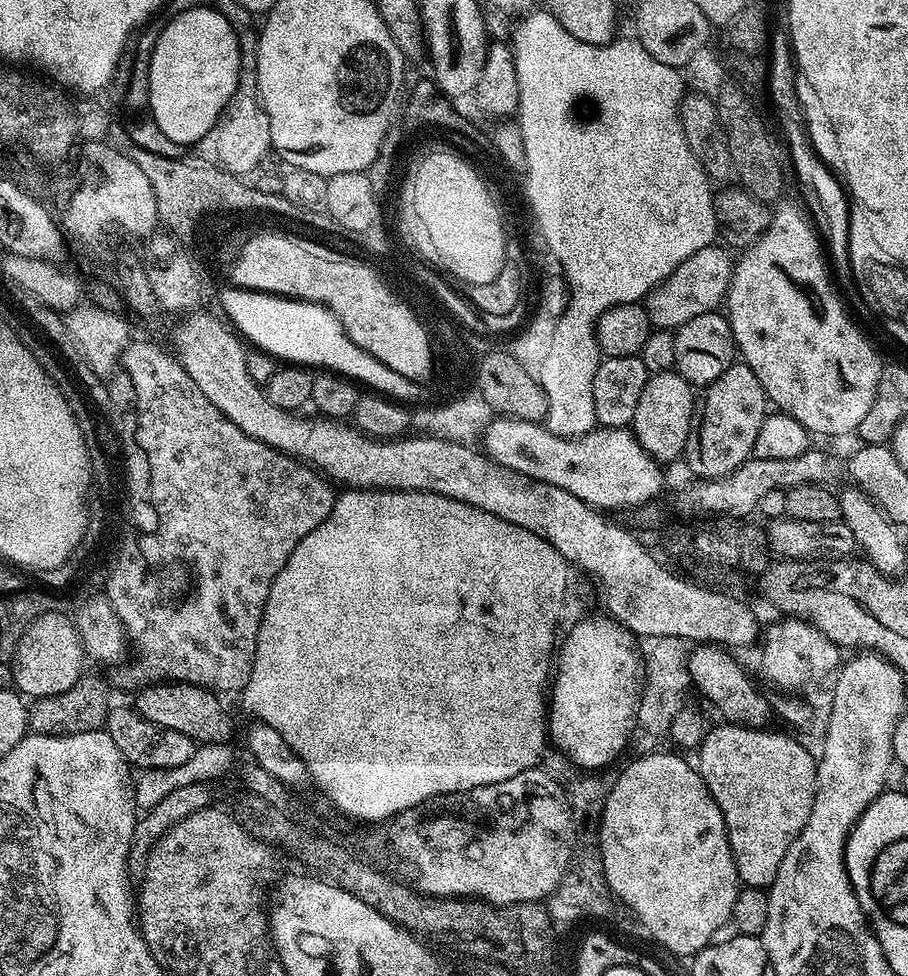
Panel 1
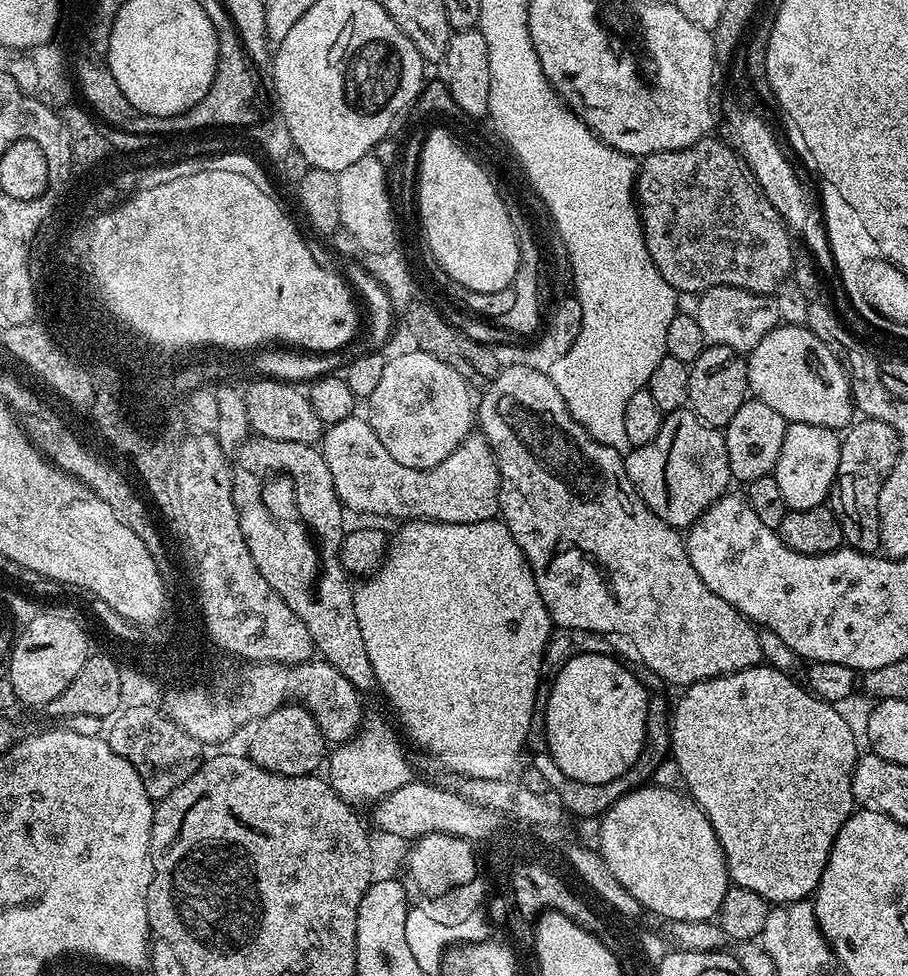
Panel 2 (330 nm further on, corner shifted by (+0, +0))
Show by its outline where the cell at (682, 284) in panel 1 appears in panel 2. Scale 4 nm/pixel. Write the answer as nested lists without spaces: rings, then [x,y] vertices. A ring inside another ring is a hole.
[[[714,286],[699,293],[694,309],[698,326],[702,329],[705,341],[718,346],[730,346],[730,350],[747,354],[758,346],[758,342],[770,334],[781,323],[778,306],[771,295],[763,296],[750,290],[742,290],[734,286]]]

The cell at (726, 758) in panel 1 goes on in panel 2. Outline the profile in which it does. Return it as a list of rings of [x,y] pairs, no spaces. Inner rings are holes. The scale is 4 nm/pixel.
[[[769,666],[747,668],[741,672],[731,672],[725,676],[715,676],[697,684],[687,685],[676,704],[676,713],[671,713],[672,736],[670,735],[670,756],[676,760],[685,775],[687,791],[696,805],[703,810],[710,826],[714,826],[714,834],[724,851],[724,861],[728,867],[728,879],[737,888],[754,890],[769,905],[793,904],[799,900],[808,900],[815,893],[818,882],[822,878],[822,870],[826,870],[826,862],[830,858],[830,850],[834,846],[834,838],[838,838],[838,830],[847,822],[854,811],[852,798],[852,771],[856,769],[858,751],[856,752],[856,736],[848,725],[848,720],[839,711],[837,705],[820,700],[813,696],[803,683],[792,681],[787,672]]]

